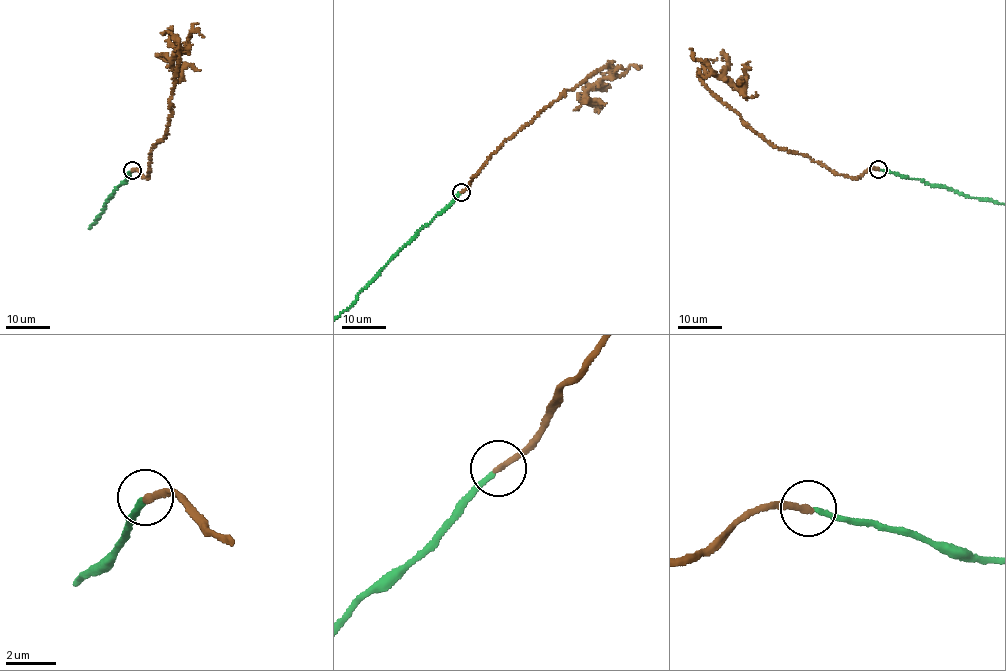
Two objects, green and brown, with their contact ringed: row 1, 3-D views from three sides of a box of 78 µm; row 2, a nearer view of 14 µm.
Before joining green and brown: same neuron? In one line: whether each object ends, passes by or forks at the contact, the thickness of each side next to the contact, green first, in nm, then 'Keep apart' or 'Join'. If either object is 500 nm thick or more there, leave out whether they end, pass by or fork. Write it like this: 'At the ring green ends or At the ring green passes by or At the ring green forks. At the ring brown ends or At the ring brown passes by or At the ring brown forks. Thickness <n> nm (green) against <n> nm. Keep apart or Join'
At the ring green ends. At the ring brown ends. Thickness 200 nm (green) against 260 nm. Join

